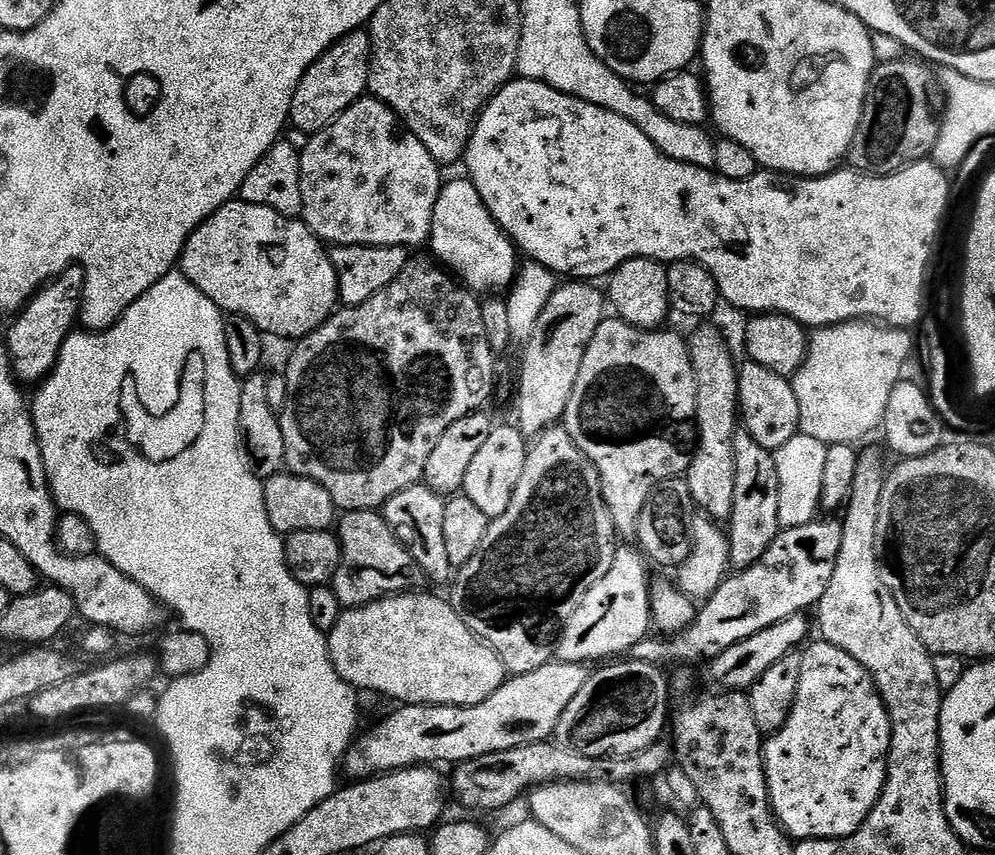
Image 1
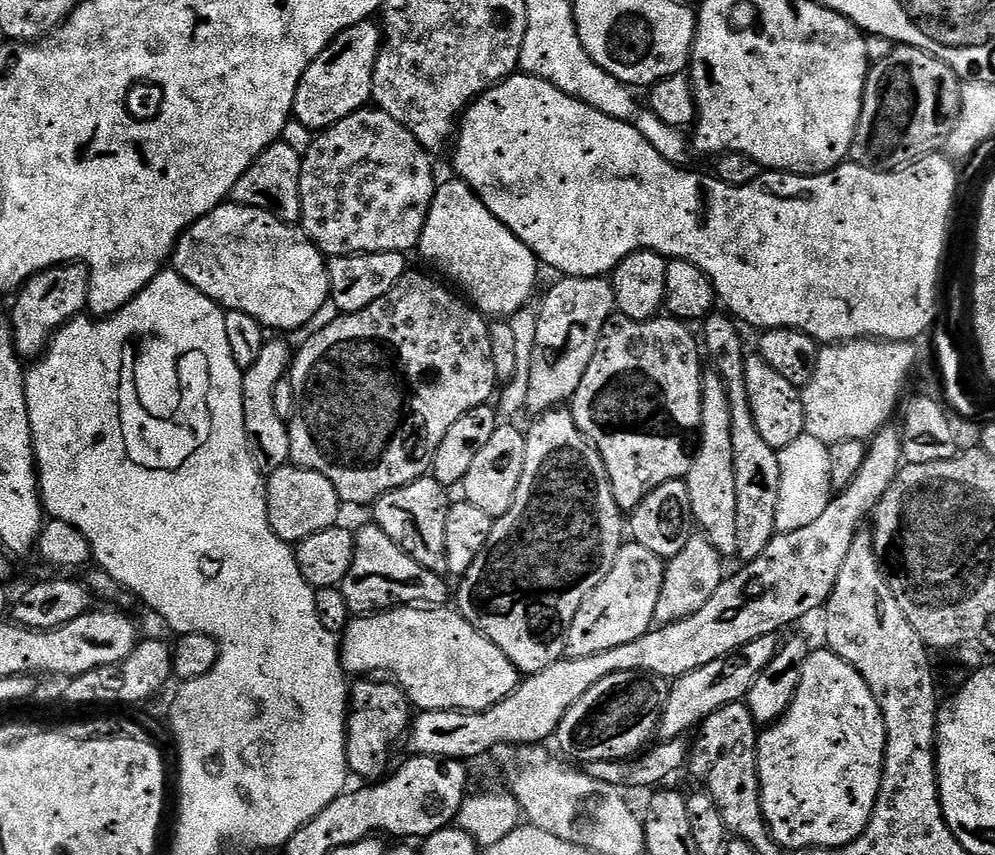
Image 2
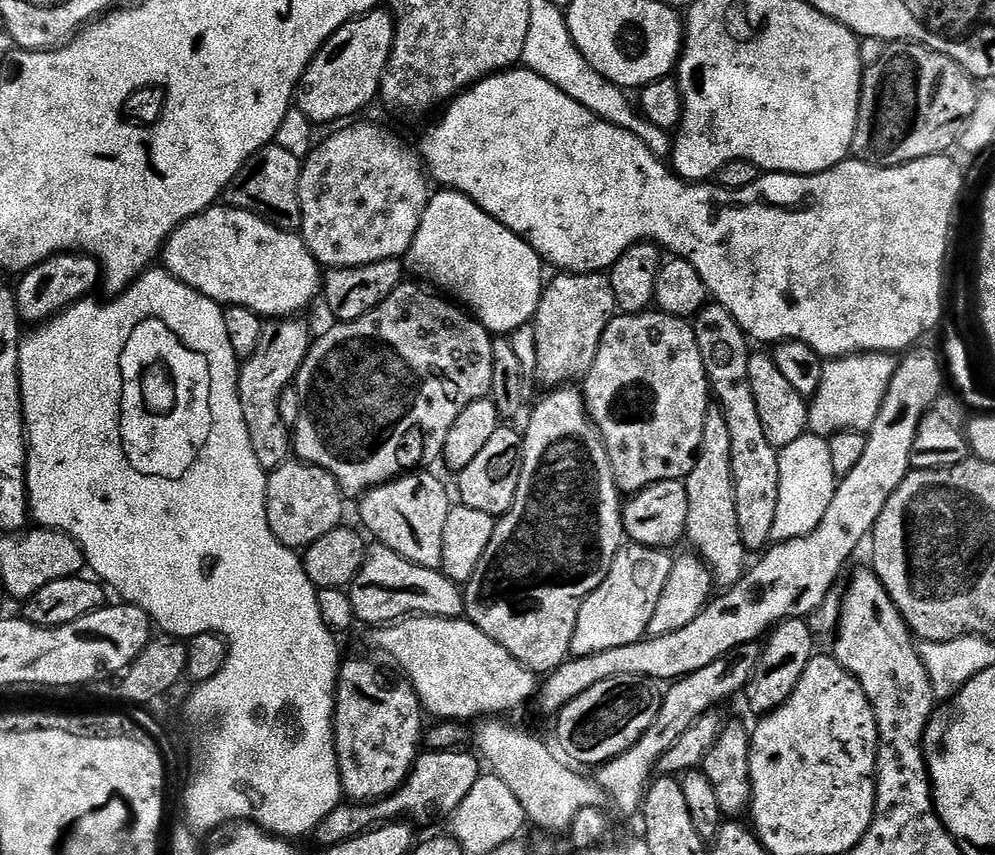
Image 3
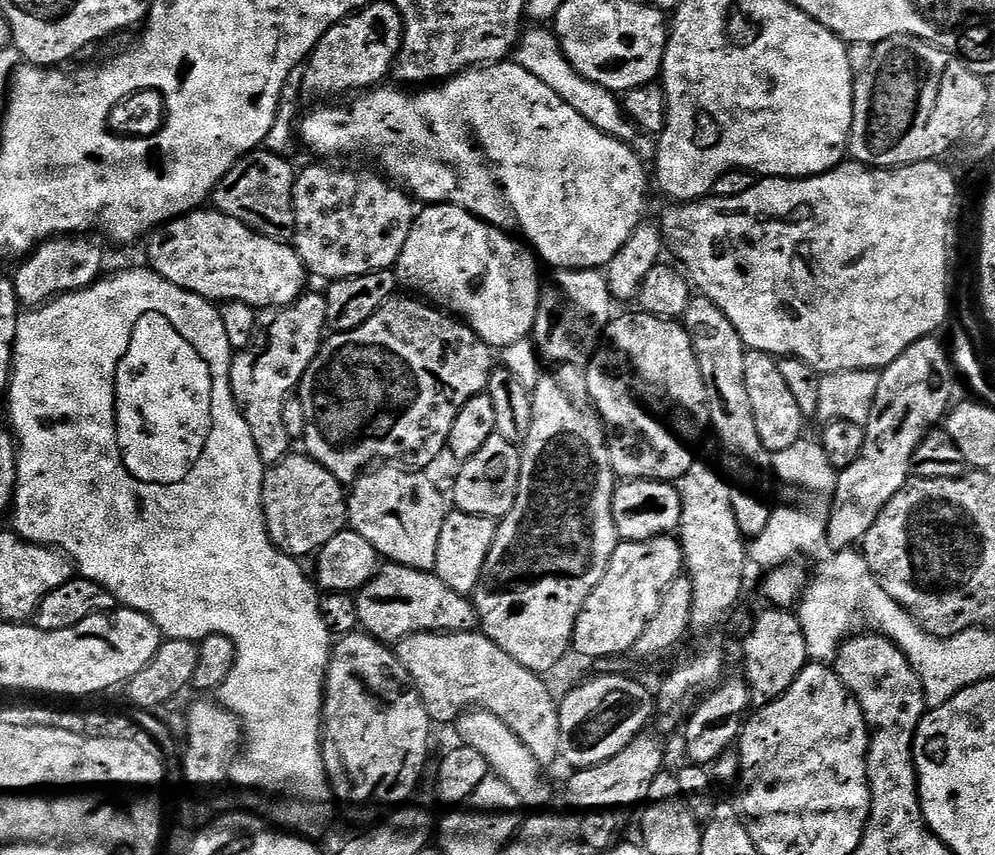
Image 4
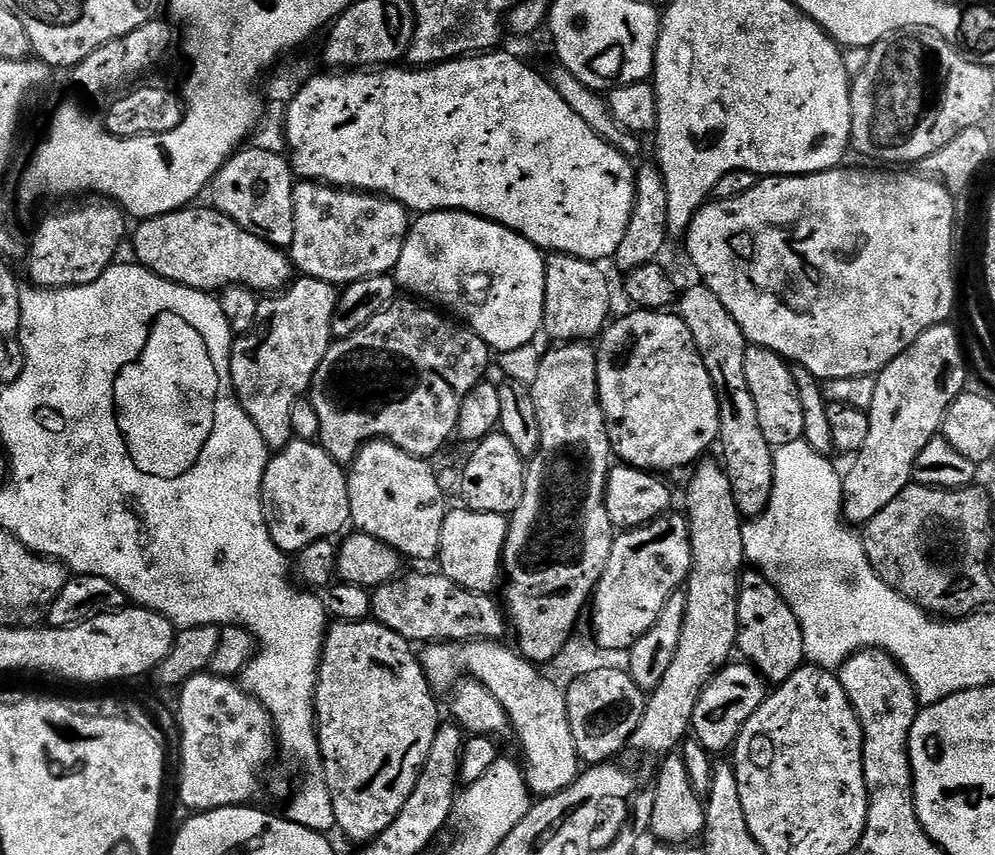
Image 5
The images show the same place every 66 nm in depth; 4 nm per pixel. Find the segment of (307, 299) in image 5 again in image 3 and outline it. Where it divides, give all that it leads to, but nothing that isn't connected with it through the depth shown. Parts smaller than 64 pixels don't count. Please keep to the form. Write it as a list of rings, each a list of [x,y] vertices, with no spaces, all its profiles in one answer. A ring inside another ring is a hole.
[[[276,318],[265,323],[264,333],[258,342],[258,350],[254,350],[254,354],[250,354],[239,365],[238,398],[242,402],[242,418],[246,418],[246,430],[250,430],[250,446],[254,446],[254,454],[258,454],[258,462],[266,470],[276,468],[289,459],[290,449],[294,444],[290,429],[282,422],[282,414],[278,414],[278,398],[282,390],[289,388],[295,381],[310,347],[308,328],[304,324],[299,324],[298,321],[299,319],[296,318]]]

